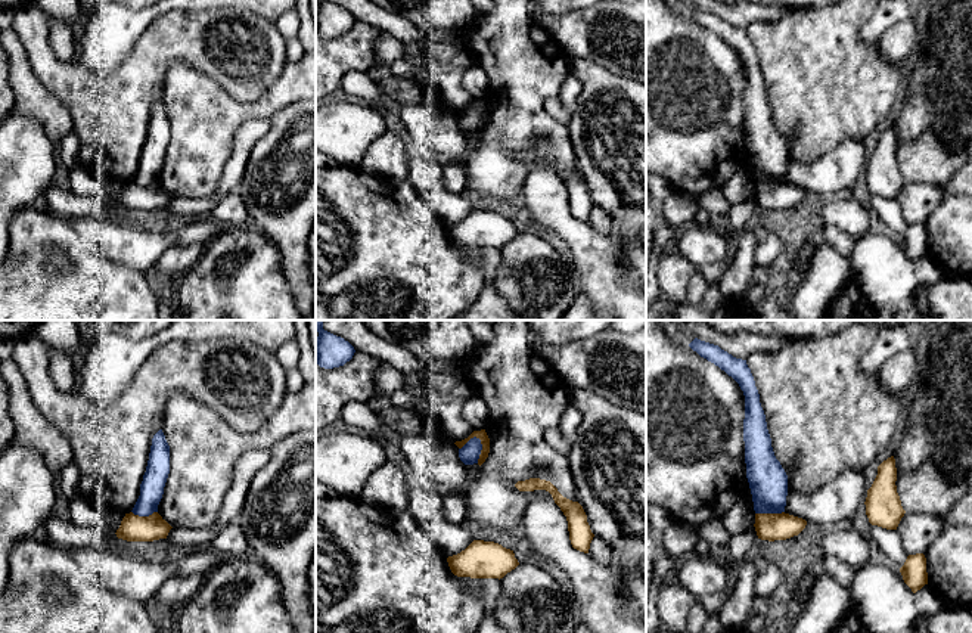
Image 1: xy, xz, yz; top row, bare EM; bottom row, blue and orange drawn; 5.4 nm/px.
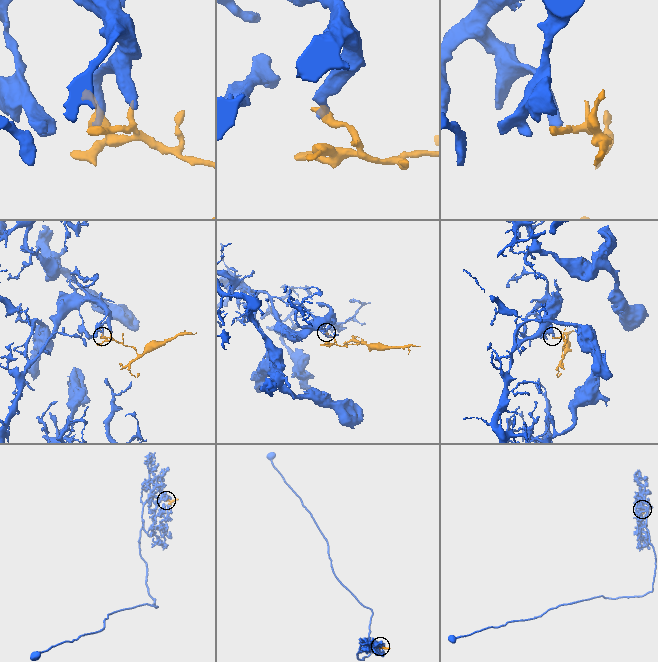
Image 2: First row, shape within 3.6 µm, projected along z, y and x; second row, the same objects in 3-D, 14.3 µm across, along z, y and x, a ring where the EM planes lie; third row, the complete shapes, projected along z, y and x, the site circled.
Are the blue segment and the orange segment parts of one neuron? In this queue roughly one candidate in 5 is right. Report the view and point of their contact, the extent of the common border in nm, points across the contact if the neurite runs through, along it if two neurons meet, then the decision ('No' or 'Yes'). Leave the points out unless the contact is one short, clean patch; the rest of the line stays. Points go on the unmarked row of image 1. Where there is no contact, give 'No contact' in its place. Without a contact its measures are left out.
Touches blue at xz (481, 118). Shared border 150 nm. Boundary: xz (474, 105), (481, 114), (478, 132). No

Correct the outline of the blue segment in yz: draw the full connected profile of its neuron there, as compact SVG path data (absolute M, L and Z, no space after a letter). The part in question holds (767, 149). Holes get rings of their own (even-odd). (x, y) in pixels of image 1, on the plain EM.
M698 7L689 16L732 46L743 60L745 133L755 183L785 181L788 145L774 125L760 63L746 30Z

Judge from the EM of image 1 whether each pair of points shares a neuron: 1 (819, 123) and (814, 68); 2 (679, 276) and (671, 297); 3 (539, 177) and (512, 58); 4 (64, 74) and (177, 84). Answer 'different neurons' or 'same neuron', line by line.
1: same neuron
2: same neuron
3: different neurons
4: different neurons

